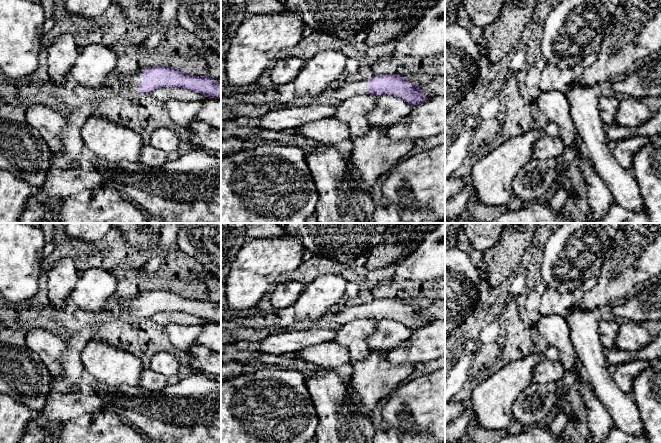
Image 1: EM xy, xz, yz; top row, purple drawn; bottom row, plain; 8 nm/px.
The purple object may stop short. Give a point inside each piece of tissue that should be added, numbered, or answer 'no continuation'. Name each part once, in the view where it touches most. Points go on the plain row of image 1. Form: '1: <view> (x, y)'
1: xy (133, 305)

